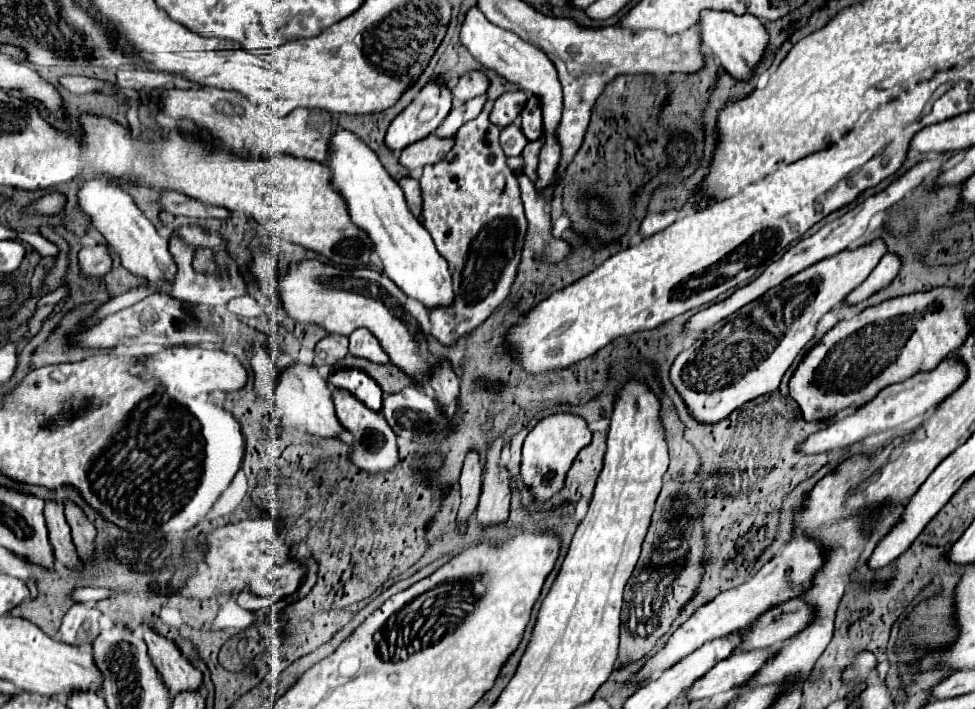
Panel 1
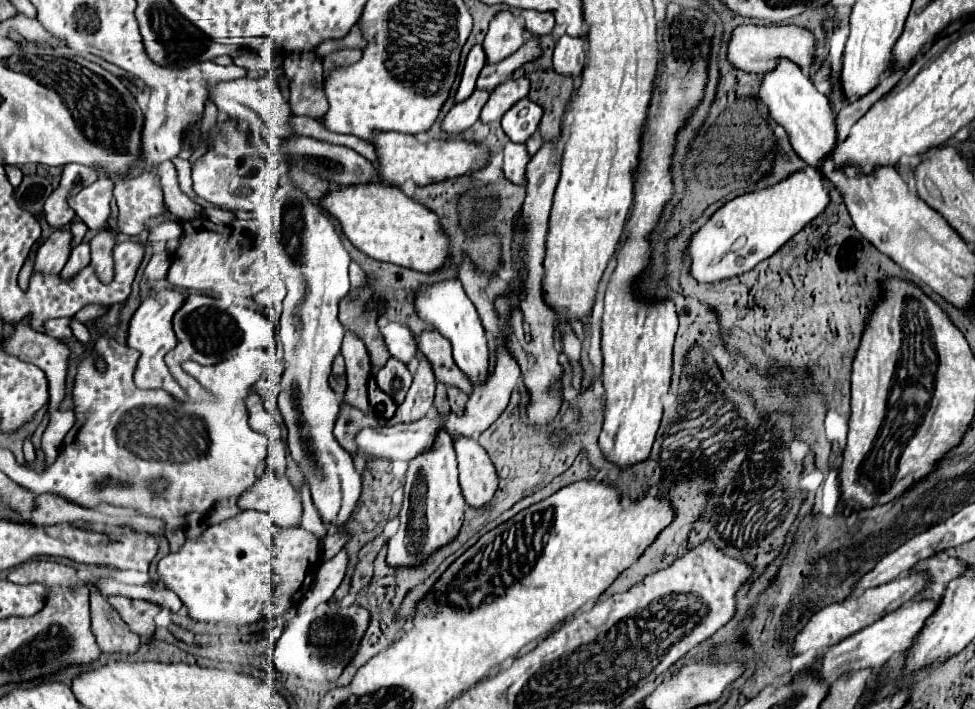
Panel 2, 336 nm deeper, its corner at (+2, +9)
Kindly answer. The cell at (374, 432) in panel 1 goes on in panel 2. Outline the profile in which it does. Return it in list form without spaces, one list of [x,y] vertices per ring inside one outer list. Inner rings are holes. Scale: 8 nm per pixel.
[[[350,330],[344,334],[342,342],[342,356],[346,360],[346,402],[354,408],[362,408],[362,412],[368,412],[368,378],[370,378],[370,356],[364,346],[364,342]]]

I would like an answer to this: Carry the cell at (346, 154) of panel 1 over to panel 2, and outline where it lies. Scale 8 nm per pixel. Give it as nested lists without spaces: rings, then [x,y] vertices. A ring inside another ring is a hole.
[[[446,280],[434,286],[422,286],[416,294],[416,310],[418,316],[428,322],[434,330],[438,330],[444,338],[452,342],[452,356],[460,372],[470,380],[472,388],[480,386],[488,378],[488,342],[486,332],[480,324],[478,312],[470,298],[466,296],[460,280]]]

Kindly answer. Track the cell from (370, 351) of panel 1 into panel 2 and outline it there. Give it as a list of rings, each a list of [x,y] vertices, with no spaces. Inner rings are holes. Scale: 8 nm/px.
[[[390,322],[382,328],[382,336],[394,358],[402,360],[404,364],[410,364],[416,358],[416,340],[406,324]]]

